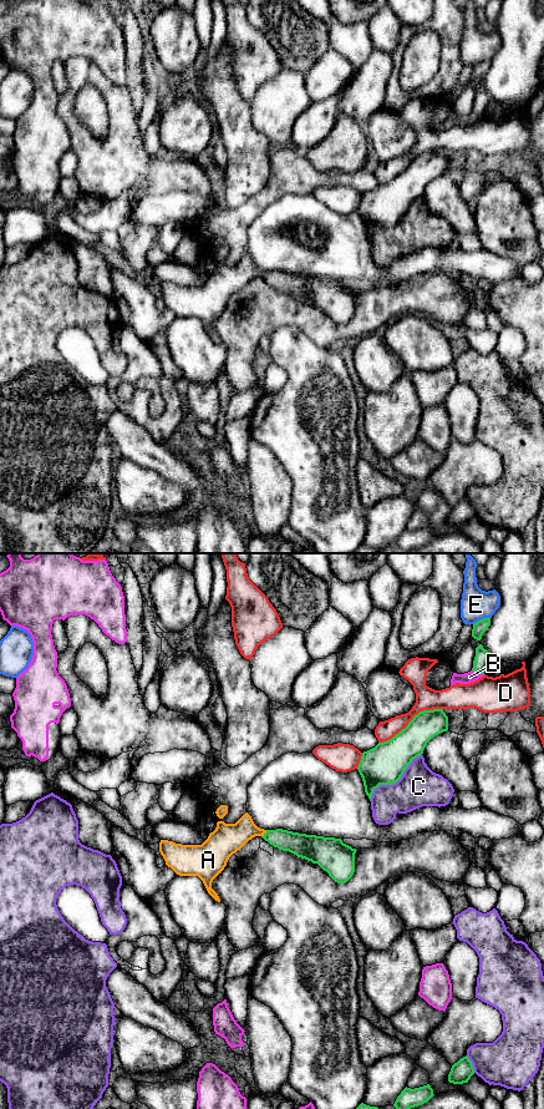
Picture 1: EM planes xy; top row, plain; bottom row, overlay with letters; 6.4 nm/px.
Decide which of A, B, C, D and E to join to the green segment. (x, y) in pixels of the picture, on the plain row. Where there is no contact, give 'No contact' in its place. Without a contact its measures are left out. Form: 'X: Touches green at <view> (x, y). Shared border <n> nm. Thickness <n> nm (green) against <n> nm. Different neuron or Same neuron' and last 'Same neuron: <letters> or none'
A: Touches green at xy (264, 276). Shared border 60 nm. Thickness 140 nm (green) against 200 nm. Same neuron
B: Touches green at xy (478, 115). Shared border 90 nm. Thickness 100 nm (green) against 70 nm. Different neuron
C: Touches green at xy (395, 224). Shared border 440 nm. Thickness 260 nm (green) against 260 nm. Different neuron
D: Touches green at xy (411, 162). Shared border 480 nm. Thickness 220 nm (green) against 140 nm. Different neuron
E: Touches green at xy (481, 61). Shared border 120 nm. Thickness 80 nm (green) against 200 nm. Different neuron
Same neuron: A

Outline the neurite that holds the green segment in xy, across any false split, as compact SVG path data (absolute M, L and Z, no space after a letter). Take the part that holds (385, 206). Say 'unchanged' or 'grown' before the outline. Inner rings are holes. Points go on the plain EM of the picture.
unchanged; M443 151L423 152L392 181L363 193L357 212L370 243L375 231L396 226L412 202L423 196L427 184L447 172Z

